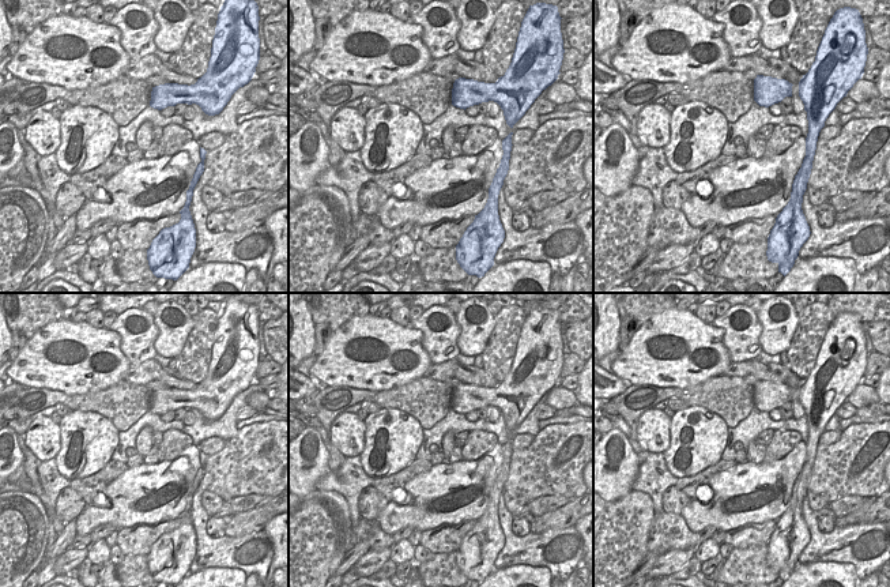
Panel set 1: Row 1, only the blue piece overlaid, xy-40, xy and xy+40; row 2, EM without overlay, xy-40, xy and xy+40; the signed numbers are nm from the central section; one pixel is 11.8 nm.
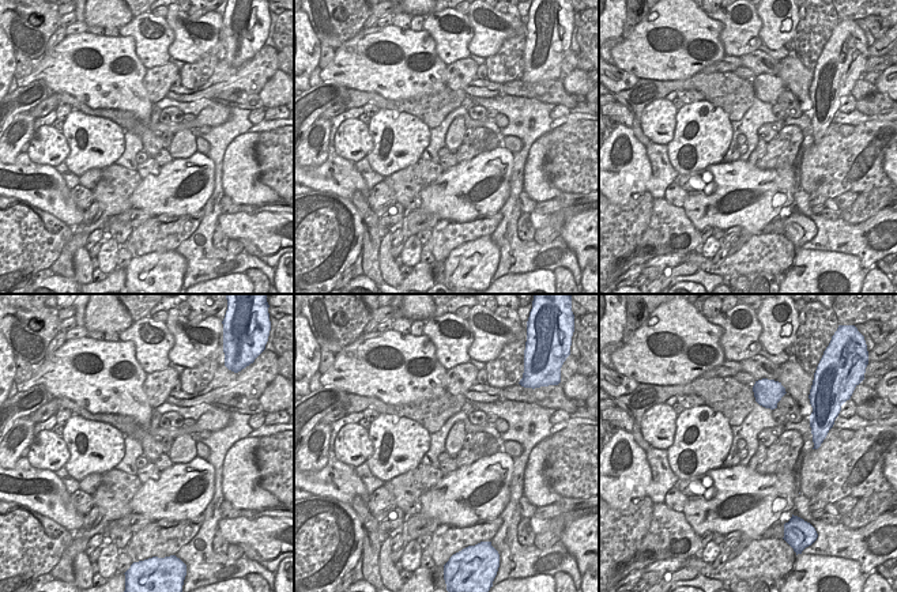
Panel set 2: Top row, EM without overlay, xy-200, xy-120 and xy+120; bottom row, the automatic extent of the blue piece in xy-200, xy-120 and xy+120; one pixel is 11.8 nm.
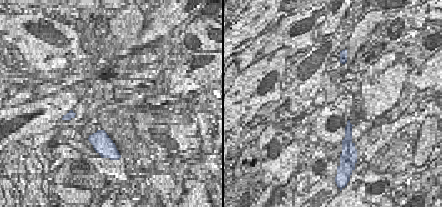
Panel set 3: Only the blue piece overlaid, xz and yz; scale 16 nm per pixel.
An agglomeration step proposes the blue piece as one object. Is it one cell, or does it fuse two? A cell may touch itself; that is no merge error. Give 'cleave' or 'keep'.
keep

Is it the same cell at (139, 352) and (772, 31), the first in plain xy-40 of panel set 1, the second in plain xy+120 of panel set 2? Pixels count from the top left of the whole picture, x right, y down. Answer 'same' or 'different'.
different

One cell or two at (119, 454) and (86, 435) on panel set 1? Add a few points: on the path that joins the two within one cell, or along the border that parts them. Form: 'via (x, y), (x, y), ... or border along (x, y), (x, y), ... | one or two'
border along (119, 432), (119, 443), (110, 459) | two

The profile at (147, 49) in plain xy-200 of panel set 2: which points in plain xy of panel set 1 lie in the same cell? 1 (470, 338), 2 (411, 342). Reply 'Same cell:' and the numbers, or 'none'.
Same cell: none

